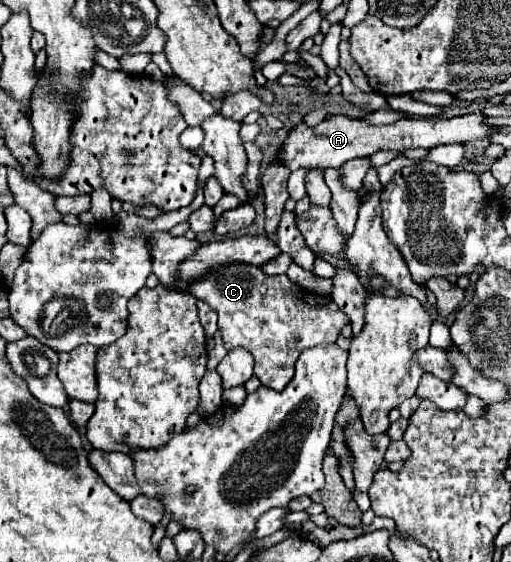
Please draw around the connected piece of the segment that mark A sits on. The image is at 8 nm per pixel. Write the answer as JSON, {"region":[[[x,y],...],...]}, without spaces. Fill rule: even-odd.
{"region":[[[480,111],[464,115],[464,117],[454,117],[454,119],[410,117],[410,119],[402,119],[392,125],[382,125],[382,127],[370,125],[362,119],[352,119],[346,115],[332,115],[314,127],[308,127],[306,123],[296,125],[286,137],[286,141],[282,143],[282,149],[276,159],[282,165],[286,165],[290,171],[296,171],[300,167],[326,169],[326,167],[340,167],[346,161],[356,159],[356,157],[368,157],[376,151],[406,151],[414,147],[432,149],[444,143],[468,143],[478,137],[490,135],[490,131],[492,129],[484,123],[484,115]],[[378,147],[400,147],[400,149],[378,149]]]}

